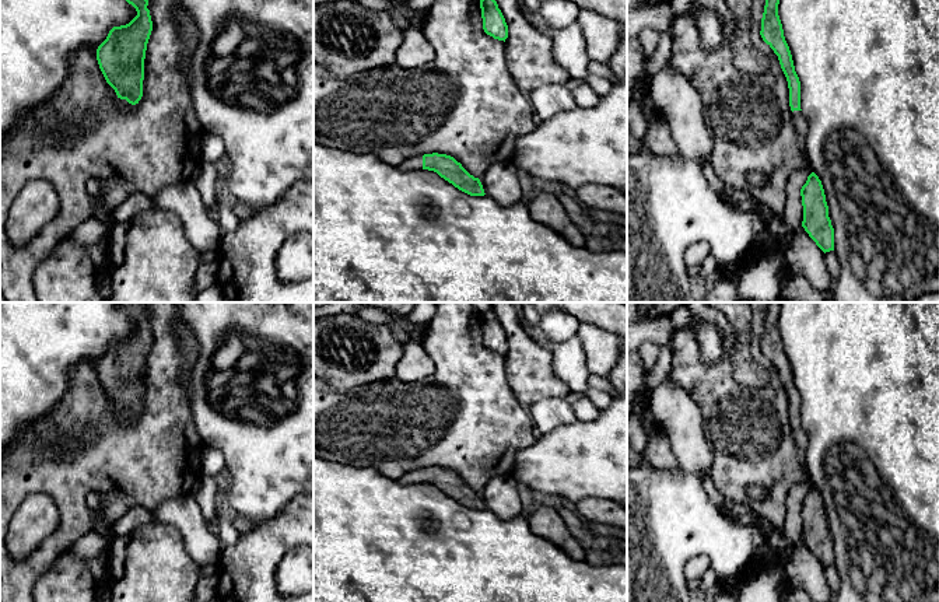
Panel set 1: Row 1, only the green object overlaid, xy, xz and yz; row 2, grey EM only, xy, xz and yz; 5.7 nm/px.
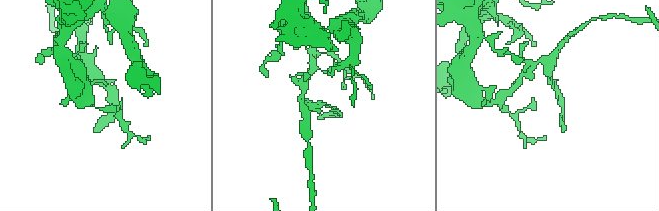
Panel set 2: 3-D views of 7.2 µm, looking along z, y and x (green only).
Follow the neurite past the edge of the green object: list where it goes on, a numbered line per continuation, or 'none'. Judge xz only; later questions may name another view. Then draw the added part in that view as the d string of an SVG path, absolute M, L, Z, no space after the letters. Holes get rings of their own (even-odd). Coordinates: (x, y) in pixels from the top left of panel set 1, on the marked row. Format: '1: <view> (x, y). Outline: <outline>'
1: xz (413, 163). Outline: M423 155L410 157L397 165L400 171L411 171L423 168Z

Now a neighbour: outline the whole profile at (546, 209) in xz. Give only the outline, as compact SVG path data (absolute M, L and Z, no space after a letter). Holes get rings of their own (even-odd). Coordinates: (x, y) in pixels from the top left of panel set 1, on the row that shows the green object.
M542 193L526 203L530 217L565 238L574 246L585 246L585 237L571 221L558 197L553 193Z

